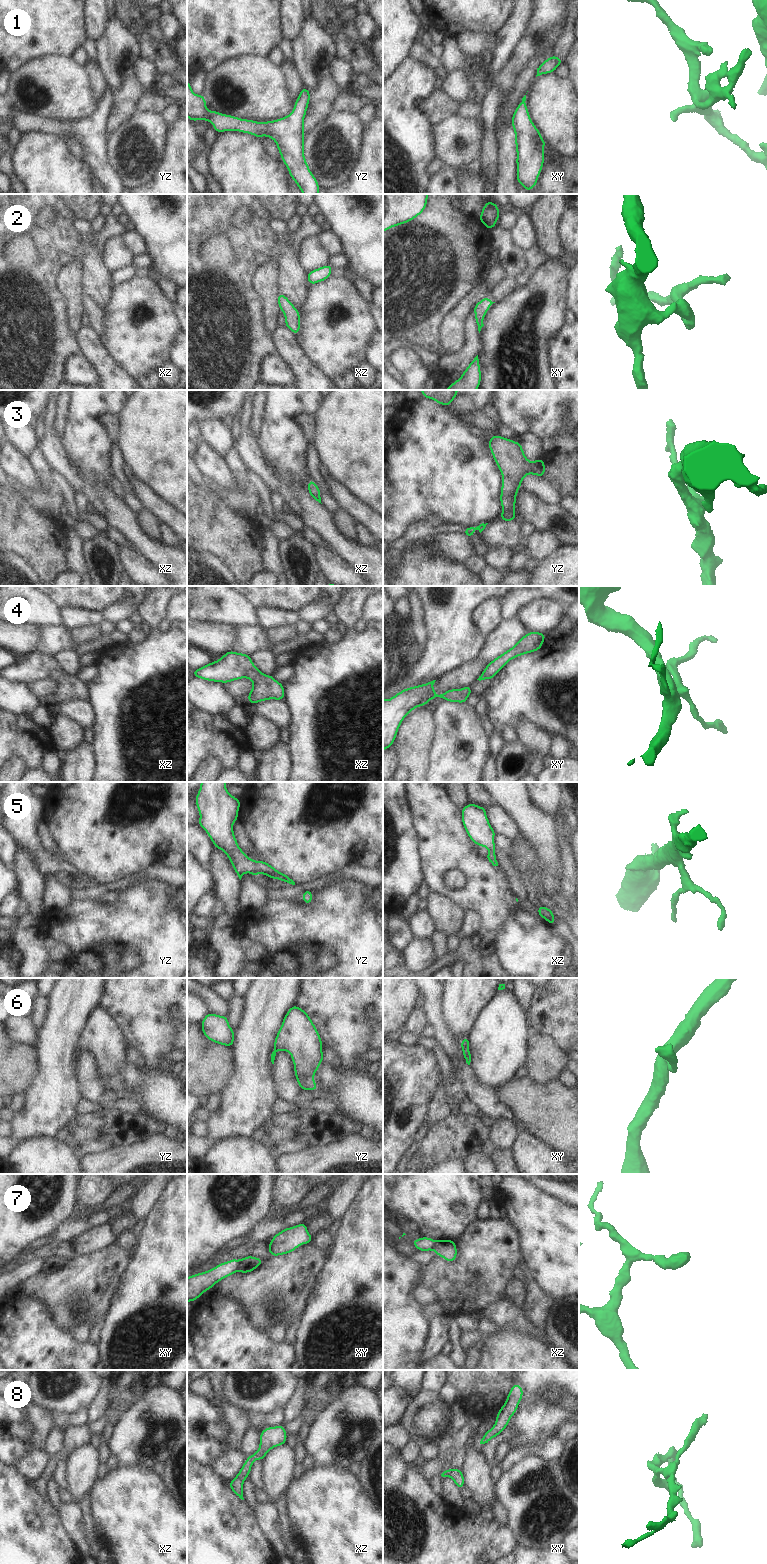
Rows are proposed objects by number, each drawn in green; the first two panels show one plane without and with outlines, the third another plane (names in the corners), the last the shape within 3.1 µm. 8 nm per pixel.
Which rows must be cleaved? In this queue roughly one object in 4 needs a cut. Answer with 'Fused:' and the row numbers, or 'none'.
Fused: 7

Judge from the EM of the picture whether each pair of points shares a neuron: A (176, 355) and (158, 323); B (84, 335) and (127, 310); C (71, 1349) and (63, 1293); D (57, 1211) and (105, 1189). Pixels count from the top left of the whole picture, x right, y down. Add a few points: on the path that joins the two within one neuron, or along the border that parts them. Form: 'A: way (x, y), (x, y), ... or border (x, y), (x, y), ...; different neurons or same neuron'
A: border (176, 334), (168, 355); different neurons
B: border (99, 335), (100, 342), (111, 356); different neurons
C: border (50, 1315), (57, 1325), (72, 1333); different neurons
D: border (76, 1184), (77, 1203); different neurons

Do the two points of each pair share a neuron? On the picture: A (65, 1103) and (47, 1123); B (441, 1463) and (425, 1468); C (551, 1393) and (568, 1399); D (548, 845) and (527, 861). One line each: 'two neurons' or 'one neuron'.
A: one neuron
B: one neuron
C: one neuron
D: two neurons

